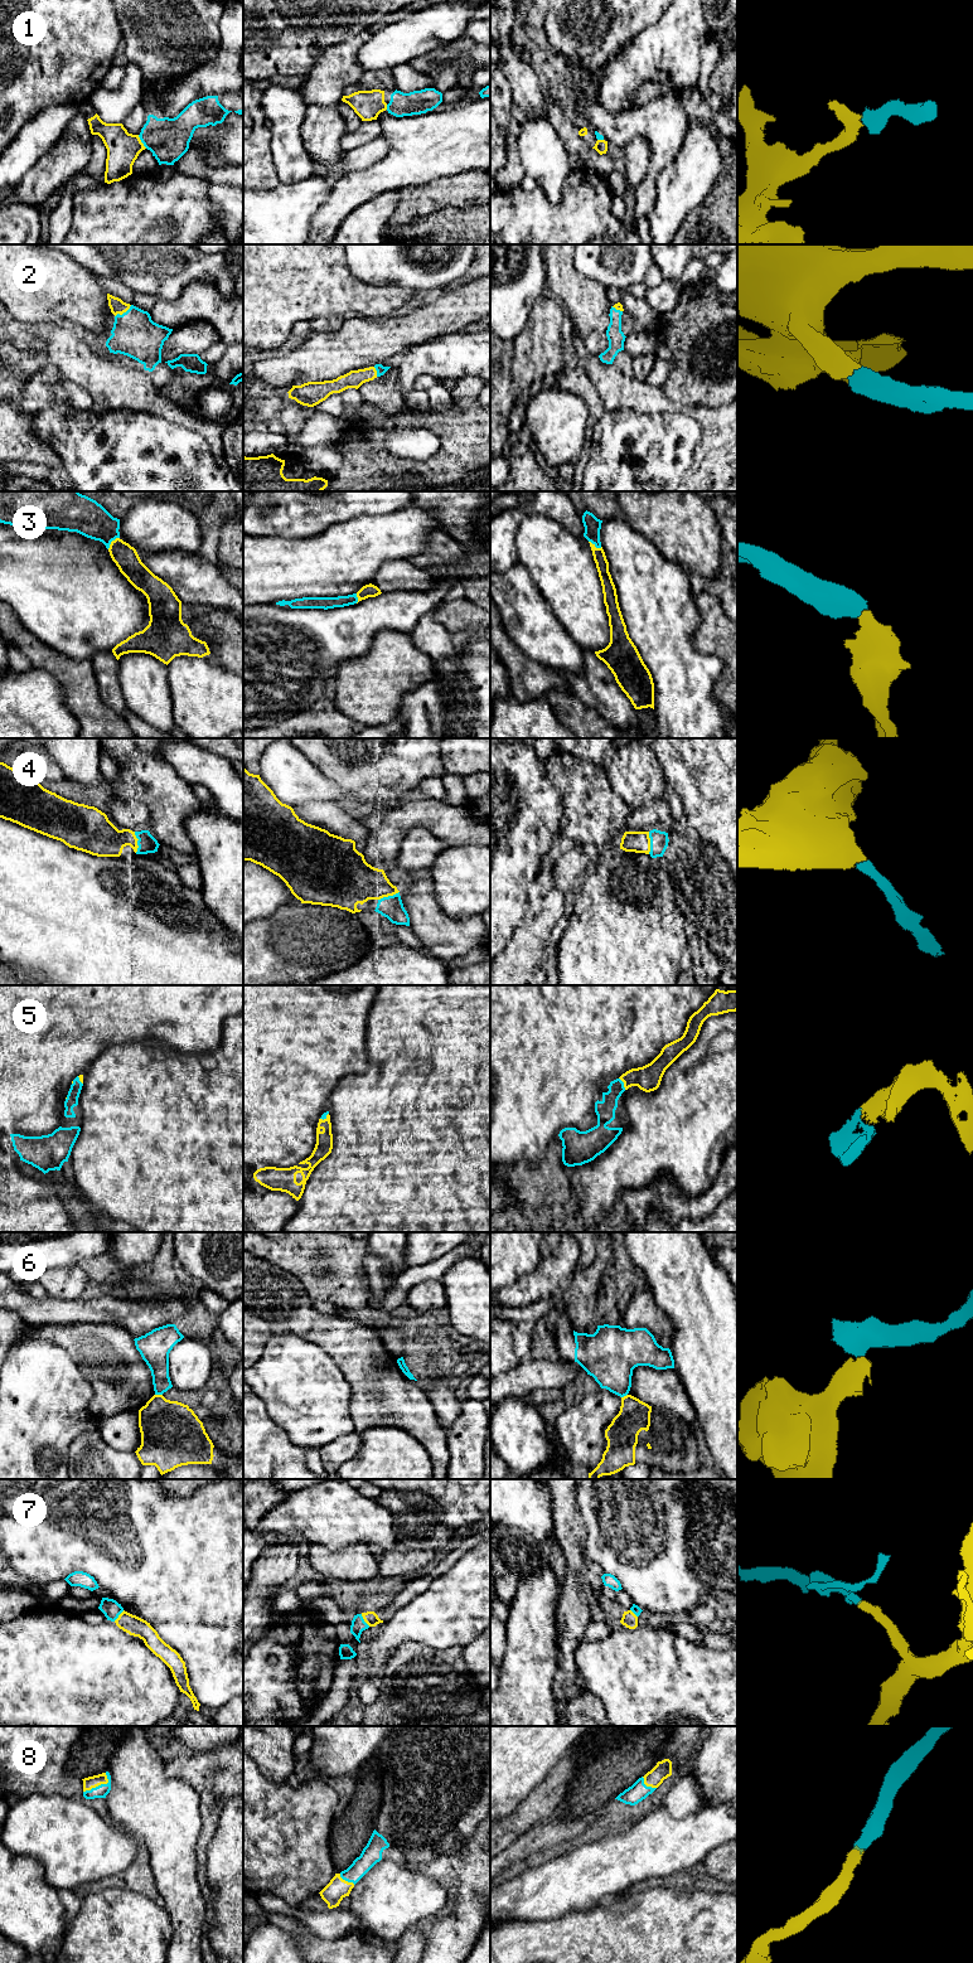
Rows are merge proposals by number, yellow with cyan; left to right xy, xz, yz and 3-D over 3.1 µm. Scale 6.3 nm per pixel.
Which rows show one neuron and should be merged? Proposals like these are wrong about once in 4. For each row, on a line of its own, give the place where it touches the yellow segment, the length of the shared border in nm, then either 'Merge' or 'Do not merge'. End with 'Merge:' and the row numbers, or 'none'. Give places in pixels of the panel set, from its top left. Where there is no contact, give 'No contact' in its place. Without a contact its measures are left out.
1: Touches yellow at xy (140, 141). Shared border 110 nm. Merge
2: Touches yellow at xy (122, 313). Shared border 130 nm. Merge
3: Touches yellow at xy (111, 542). Shared border 110 nm. Merge
4: Touches yellow at yz (649, 843). Shared border 140 nm. Merge
5: Touches yellow at yz (624, 1084). Shared border 90 nm. Merge
6: Touches yellow at xy (159, 1395). Shared border 50 nm. Do not merge
7: Touches yellow at xz (364, 1620). Shared border 100 nm. Merge
8: Touches yellow at xy (100, 1784). Shared border 200 nm. Merge
Merge: 1, 2, 3, 4, 5, 7, 8

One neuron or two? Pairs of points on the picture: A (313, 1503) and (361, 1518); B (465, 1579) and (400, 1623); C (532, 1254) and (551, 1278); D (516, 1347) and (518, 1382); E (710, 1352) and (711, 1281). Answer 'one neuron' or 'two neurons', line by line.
A: one neuron
B: one neuron
C: two neurons
D: two neurons
E: one neuron

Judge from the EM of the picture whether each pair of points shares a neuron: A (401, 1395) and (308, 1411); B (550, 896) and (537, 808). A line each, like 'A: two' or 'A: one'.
A: two
B: two

